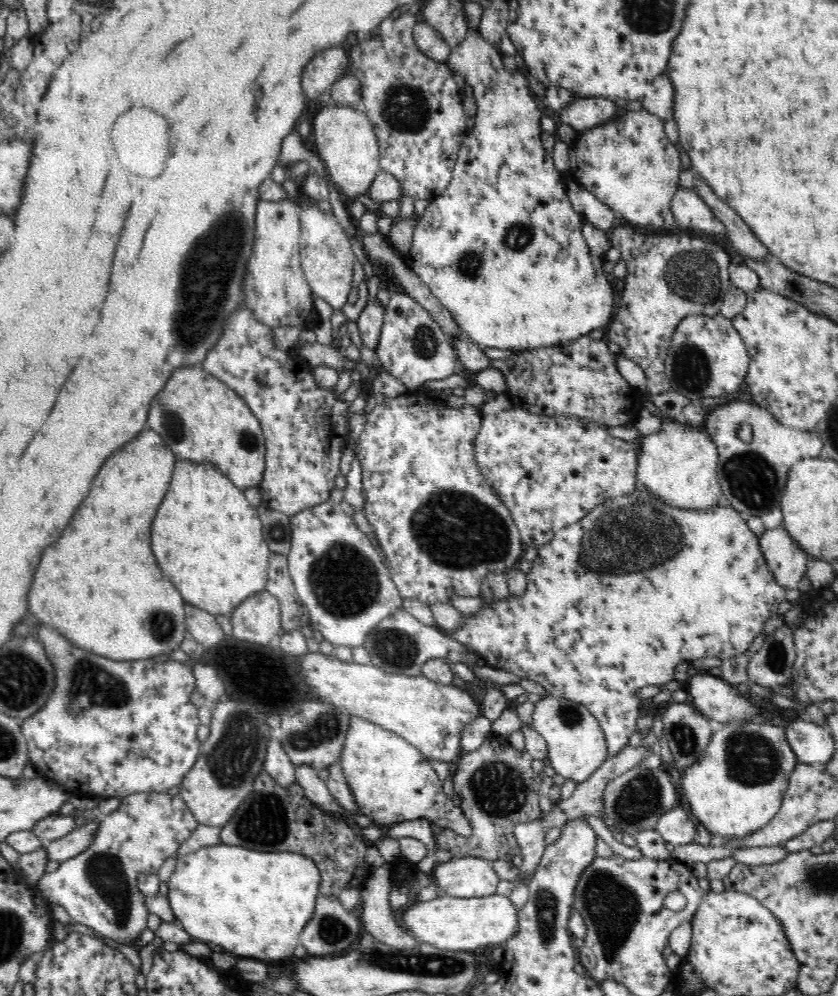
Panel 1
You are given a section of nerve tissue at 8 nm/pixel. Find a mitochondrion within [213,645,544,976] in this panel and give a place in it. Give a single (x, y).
(499, 789)

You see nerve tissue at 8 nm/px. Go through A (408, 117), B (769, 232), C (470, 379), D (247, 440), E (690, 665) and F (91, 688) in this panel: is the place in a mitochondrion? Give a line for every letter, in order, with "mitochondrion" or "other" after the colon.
A: mitochondrion
B: other
C: other
D: mitochondrion
E: other
F: mitochondrion

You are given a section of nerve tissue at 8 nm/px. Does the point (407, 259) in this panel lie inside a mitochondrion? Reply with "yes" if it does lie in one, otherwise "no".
no

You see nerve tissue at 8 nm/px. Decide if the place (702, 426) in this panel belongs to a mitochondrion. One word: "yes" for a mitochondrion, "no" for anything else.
no

